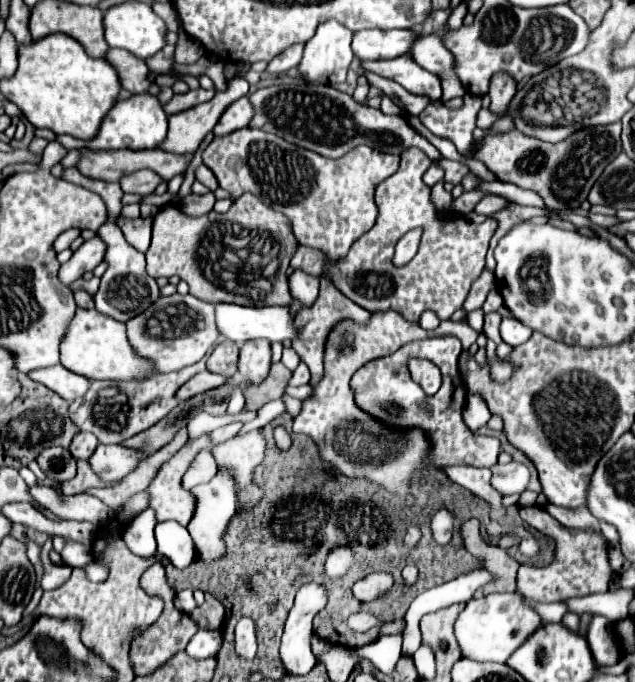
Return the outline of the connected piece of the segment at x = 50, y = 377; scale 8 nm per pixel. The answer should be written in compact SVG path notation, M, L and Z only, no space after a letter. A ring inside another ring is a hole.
M62 364L32 370L32 372L28 372L28 378L34 380L34 382L44 384L46 388L54 390L58 396L62 396L68 402L74 402L76 398L84 396L88 386L90 386L90 380L66 370Z

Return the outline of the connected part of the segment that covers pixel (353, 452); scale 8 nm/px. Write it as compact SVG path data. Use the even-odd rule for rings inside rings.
M394 310L374 312L368 322L360 324L354 320L340 320L332 326L326 346L324 346L324 376L318 384L312 386L312 396L302 402L302 412L294 420L294 432L302 432L314 438L320 448L320 456L324 464L330 464L346 476L362 476L372 482L384 486L388 492L408 496L410 480L430 464L426 462L428 454L428 438L422 430L410 432L392 432L396 440L388 438L390 430L384 428L378 420L362 412L354 404L354 396L350 392L350 376L370 360L394 354L402 344L412 340L424 340L432 336L454 334L462 343L463 350L469 350L478 338L478 332L470 328L466 322L440 322L434 330L424 330L416 324L406 322Z

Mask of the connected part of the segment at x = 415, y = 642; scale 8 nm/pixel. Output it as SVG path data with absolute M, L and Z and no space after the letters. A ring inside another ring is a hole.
M472 570L468 574L458 576L456 580L450 580L446 584L440 584L436 588L430 588L422 594L418 594L414 598L414 602L410 604L404 620L406 620L406 628L404 628L404 646L402 652L406 656L412 656L414 650L420 646L420 628L418 622L424 614L434 612L438 608L446 608L450 604L456 602L466 602L474 596L476 590L480 590L482 586L486 586L488 582L492 582L496 576L490 574L488 570Z

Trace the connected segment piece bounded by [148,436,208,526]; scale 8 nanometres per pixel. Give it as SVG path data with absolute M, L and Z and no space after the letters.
M208 436L198 438L192 446L184 446L172 460L168 460L152 480L150 508L156 510L158 520L178 520L182 526L188 526L190 516L194 512L194 500L188 490L182 488L182 476L188 470L192 458L198 450L208 446Z

